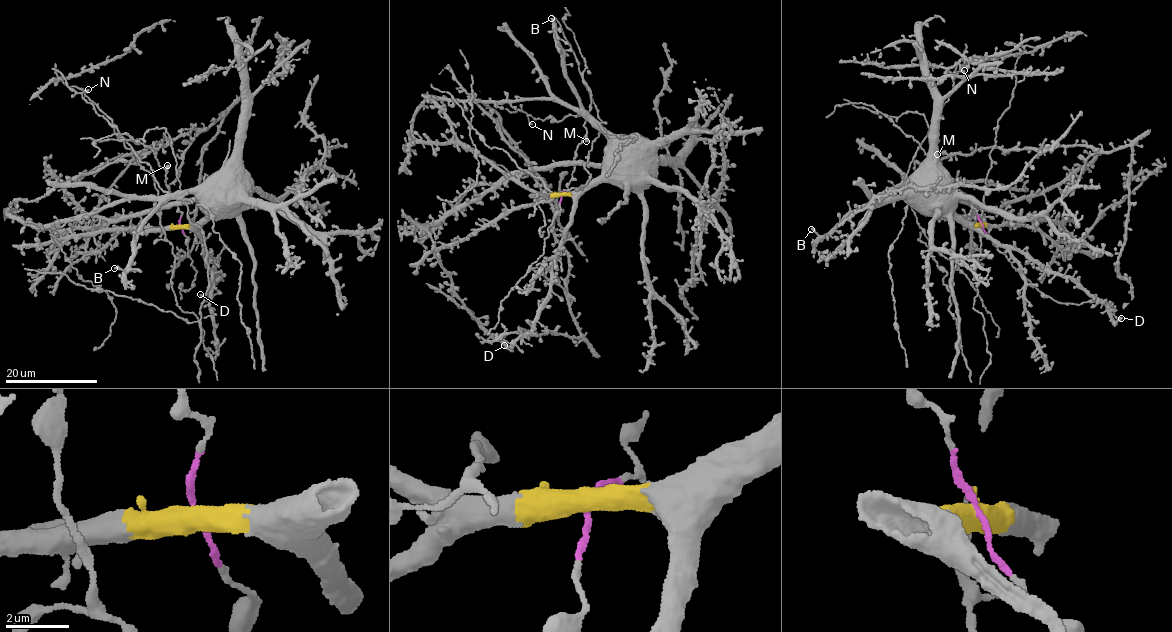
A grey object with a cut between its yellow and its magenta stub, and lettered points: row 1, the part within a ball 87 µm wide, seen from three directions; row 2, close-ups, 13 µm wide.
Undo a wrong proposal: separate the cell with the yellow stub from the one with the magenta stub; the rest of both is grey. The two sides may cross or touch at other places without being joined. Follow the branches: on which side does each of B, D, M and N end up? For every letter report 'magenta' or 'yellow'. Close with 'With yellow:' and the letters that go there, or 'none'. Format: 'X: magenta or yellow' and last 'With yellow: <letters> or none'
B: yellow
D: yellow
M: magenta
N: yellow
With yellow: B, D, N

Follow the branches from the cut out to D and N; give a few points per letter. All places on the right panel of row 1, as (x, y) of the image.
D: (981, 224), (977, 225), (980, 230), (1001, 243), (1072, 278), (1105, 305), (1110, 318), (1121, 318)
N: (981, 224), (942, 209), (906, 175), (915, 151), (937, 124), (956, 74), (964, 71)

